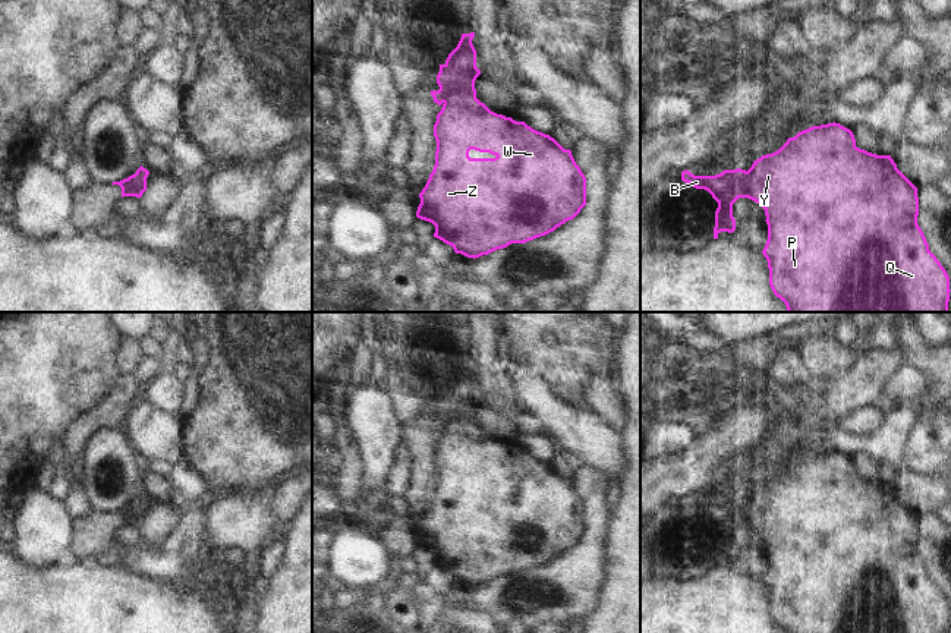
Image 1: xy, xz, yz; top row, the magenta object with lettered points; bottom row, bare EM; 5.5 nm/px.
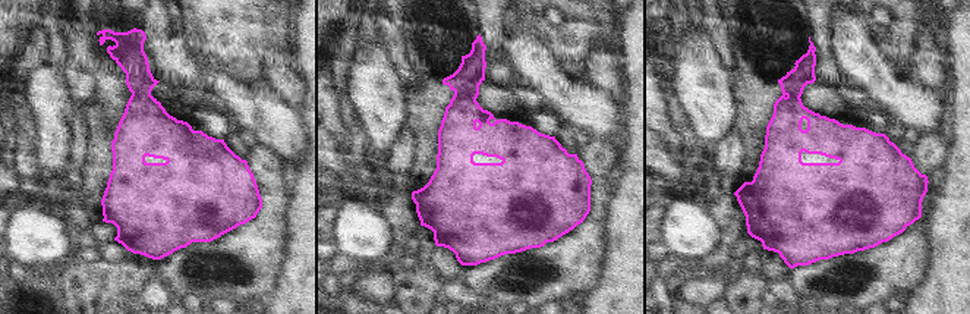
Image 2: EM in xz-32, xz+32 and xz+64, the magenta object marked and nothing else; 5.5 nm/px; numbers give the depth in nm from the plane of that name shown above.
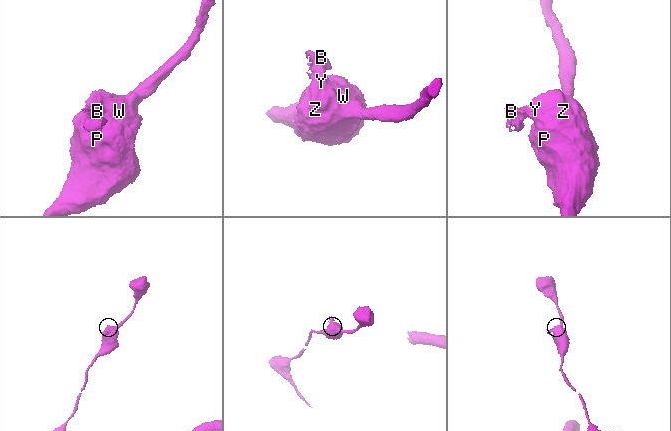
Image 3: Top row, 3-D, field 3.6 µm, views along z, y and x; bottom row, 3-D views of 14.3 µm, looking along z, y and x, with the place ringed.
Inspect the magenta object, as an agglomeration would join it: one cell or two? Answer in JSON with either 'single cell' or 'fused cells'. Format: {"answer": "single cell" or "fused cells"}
{"answer": "fused cells"}

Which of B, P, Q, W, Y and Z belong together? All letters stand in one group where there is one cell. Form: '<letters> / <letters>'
B / P Q W Y Z

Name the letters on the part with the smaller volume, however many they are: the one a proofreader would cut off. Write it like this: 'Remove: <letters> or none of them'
Remove: B

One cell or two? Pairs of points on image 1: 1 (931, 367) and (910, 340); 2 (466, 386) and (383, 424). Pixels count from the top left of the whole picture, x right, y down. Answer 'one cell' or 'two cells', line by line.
1: one cell
2: two cells

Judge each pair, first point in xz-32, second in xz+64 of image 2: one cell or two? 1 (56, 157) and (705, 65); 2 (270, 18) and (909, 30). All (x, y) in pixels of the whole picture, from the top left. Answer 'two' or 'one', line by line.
1: one
2: one

